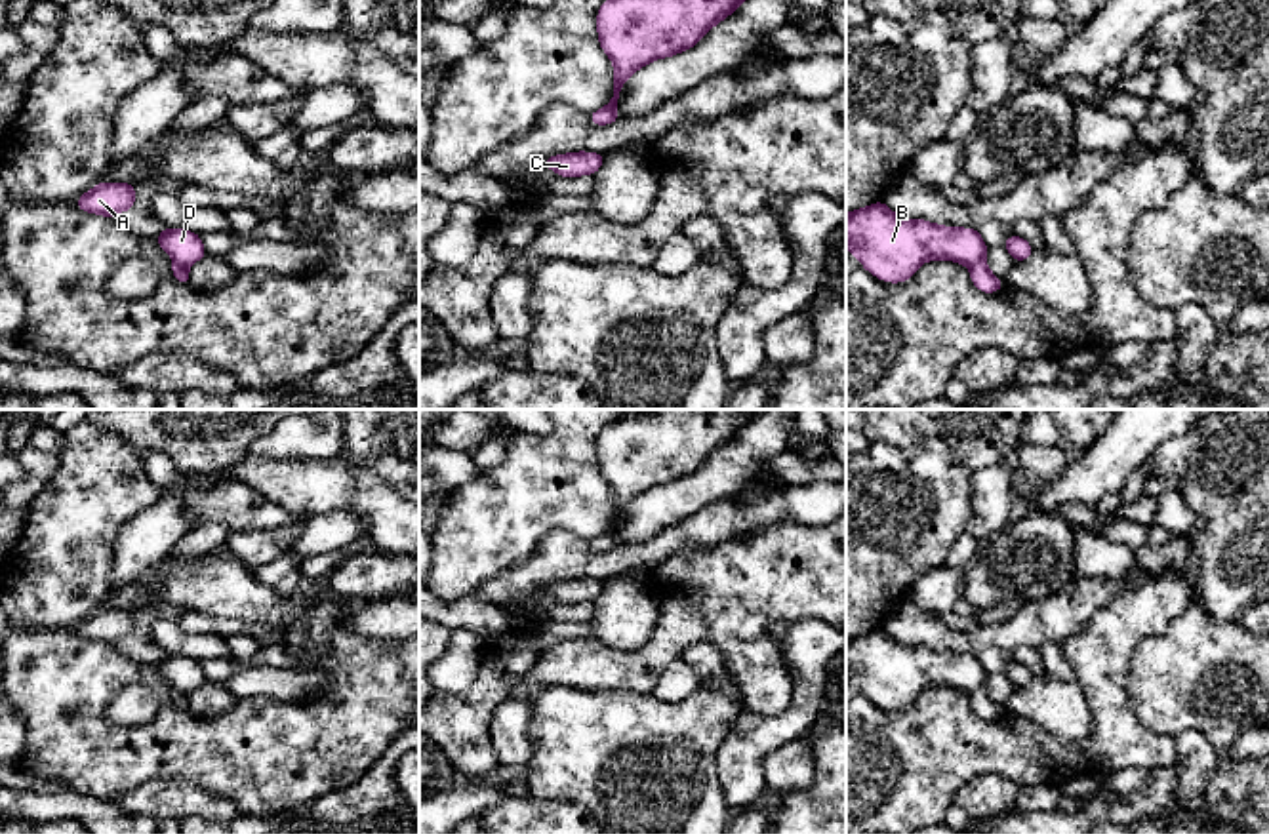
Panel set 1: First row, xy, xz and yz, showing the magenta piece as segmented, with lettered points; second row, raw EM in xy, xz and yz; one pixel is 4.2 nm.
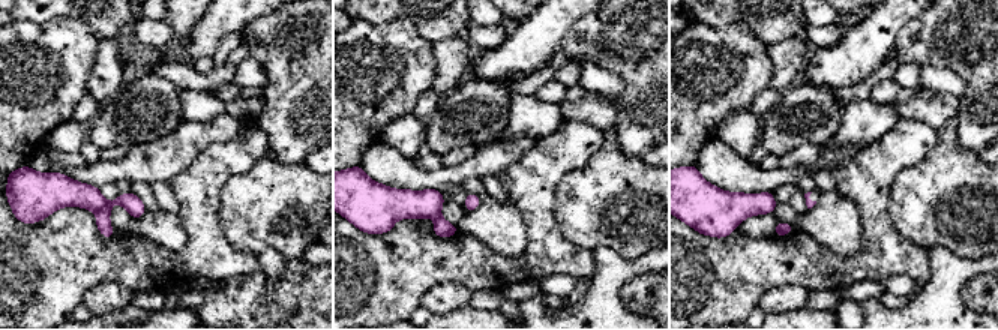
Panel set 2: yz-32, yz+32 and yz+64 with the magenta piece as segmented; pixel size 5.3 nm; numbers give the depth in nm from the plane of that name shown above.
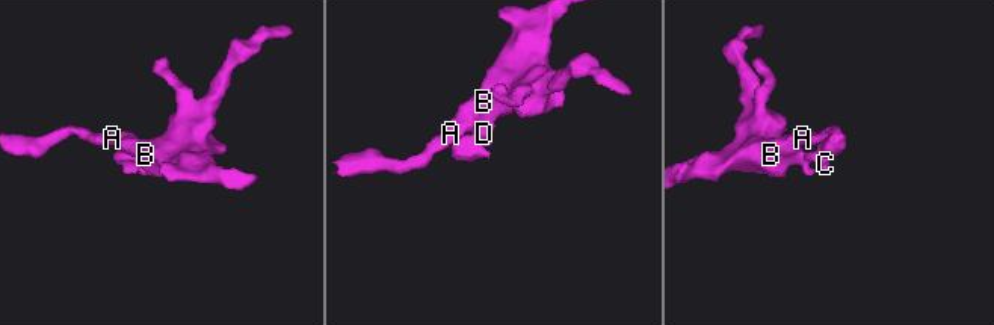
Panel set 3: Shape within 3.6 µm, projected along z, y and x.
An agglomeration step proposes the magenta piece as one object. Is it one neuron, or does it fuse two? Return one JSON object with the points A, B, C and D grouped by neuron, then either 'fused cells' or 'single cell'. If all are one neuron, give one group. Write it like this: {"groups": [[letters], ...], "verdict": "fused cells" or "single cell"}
{"groups": [["A", "B", "D"], ["C"]], "verdict": "fused cells"}

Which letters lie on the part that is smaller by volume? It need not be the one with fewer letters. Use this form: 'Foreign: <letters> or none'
Foreign: C

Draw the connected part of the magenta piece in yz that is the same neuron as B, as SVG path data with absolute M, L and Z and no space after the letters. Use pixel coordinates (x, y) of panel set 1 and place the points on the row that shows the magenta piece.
M880 200L846 213L846 249L875 278L899 284L926 261L945 259L970 268L989 248L976 228L899 217Z

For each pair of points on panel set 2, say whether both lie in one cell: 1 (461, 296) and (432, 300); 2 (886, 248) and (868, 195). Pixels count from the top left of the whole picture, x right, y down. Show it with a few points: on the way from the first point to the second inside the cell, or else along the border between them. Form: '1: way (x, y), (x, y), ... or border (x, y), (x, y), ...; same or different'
1: way (453, 296), (440, 299); same
2: way (880, 234), (874, 209); same

